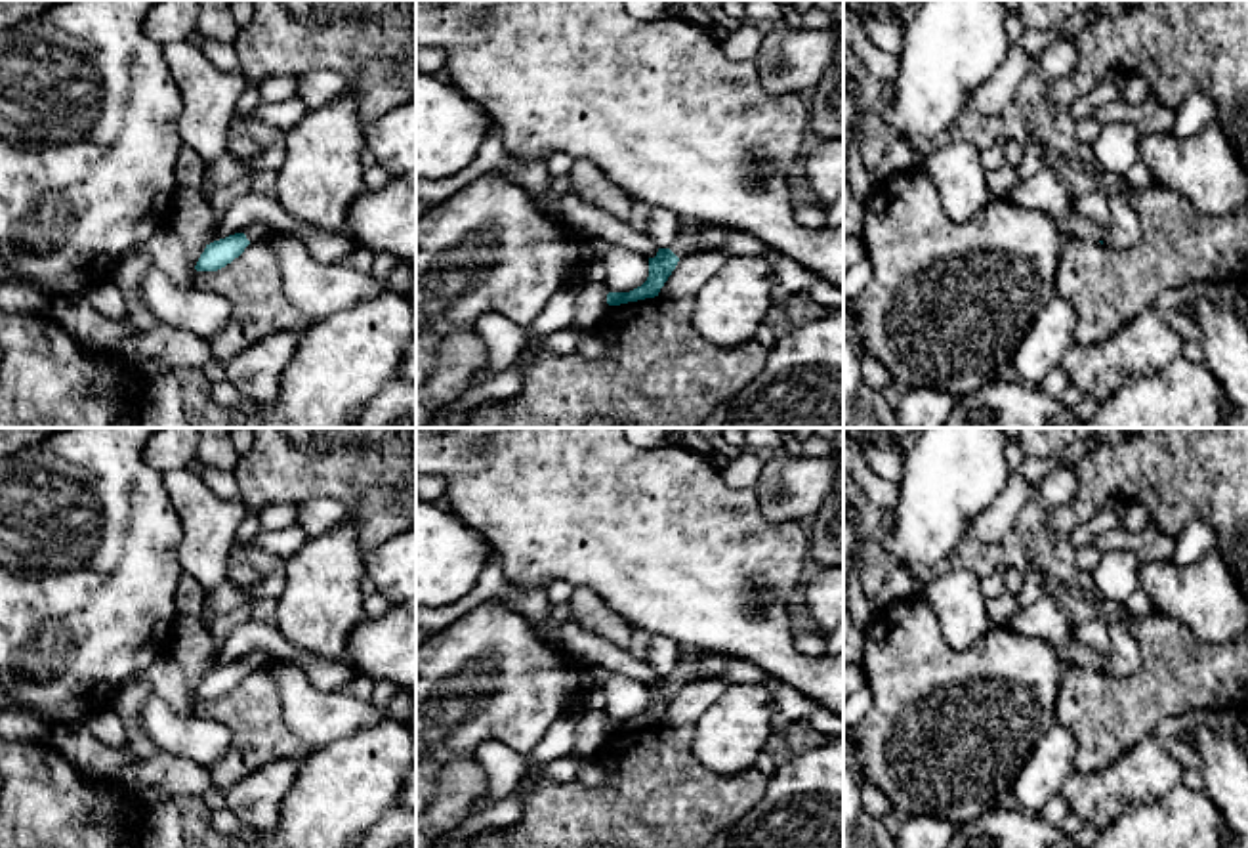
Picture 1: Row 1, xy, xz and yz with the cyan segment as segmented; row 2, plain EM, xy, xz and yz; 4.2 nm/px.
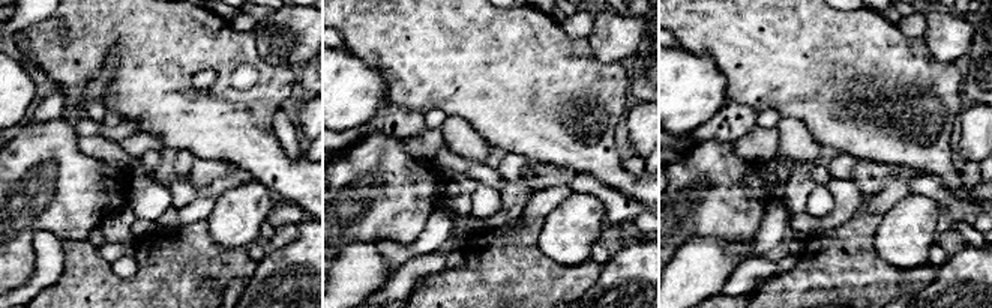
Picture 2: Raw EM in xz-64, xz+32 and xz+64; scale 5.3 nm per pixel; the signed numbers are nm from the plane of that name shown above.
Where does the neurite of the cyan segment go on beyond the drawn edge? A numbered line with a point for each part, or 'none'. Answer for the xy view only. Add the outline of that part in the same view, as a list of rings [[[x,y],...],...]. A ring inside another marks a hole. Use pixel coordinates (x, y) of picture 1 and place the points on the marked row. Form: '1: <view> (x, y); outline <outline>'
1: xy (256, 232); outline [[[254,223],[250,227],[244,229],[244,235],[250,243],[263,239],[265,235],[269,235],[273,231],[271,225],[265,223]]]

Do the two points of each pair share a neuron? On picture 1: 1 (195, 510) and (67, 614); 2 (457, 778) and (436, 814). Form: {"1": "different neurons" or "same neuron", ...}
{"1": "different neurons", "2": "same neuron"}

